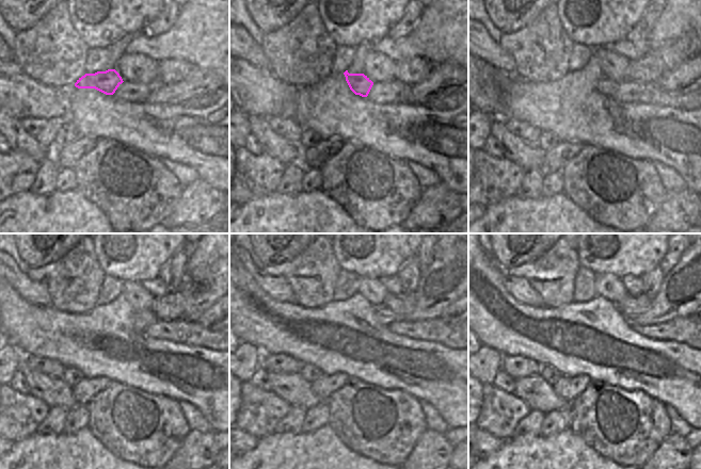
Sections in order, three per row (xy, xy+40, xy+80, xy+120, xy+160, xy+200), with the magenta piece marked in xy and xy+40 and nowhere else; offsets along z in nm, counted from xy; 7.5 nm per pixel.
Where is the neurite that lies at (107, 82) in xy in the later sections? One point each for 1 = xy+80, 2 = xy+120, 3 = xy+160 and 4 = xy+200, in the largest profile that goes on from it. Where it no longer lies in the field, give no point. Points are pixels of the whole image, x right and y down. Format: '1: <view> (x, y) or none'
1: xy+80 (608, 87)
2: xy+120 (143, 318)
3: xy+160 (446, 280)
4: xy+200 (683, 289)

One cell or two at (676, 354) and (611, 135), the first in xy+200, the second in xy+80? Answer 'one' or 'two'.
one

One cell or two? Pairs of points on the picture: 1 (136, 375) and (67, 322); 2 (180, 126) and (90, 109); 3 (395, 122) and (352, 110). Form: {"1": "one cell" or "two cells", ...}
{"1": "one cell", "2": "one cell", "3": "one cell"}

